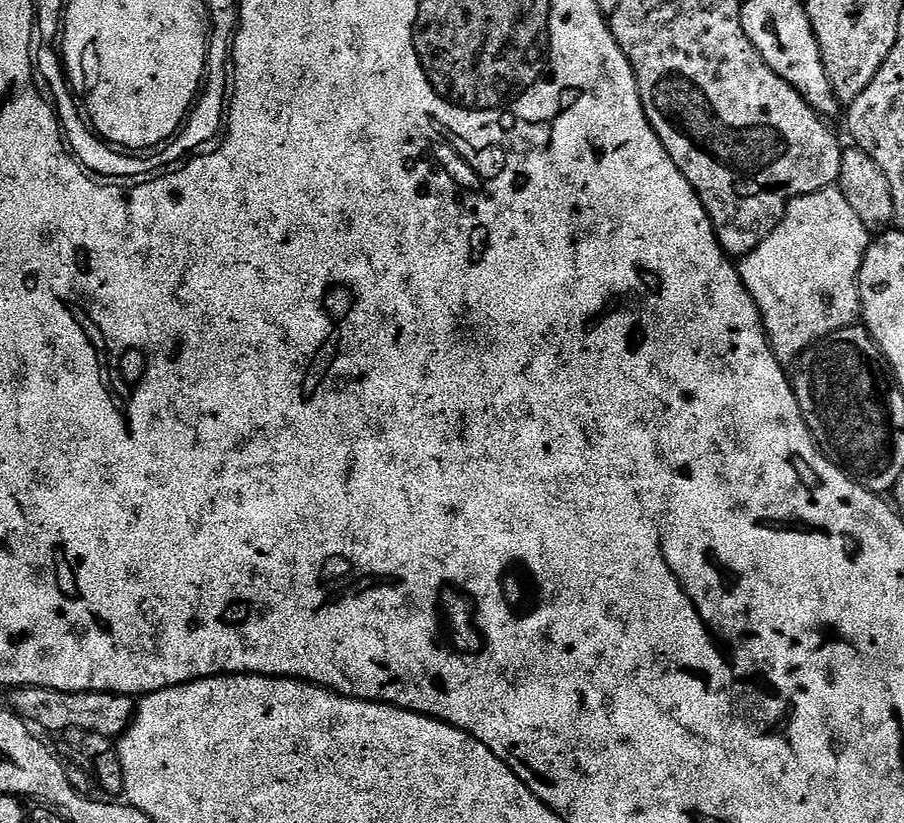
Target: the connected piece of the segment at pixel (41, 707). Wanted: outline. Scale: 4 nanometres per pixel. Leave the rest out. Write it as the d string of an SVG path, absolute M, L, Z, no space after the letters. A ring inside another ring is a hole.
M16 686L9 692L12 693L6 697L6 703L21 720L55 734L78 727L79 730L98 734L105 741L112 742L124 735L136 717L137 701L117 692L59 692L53 688L27 686Z

